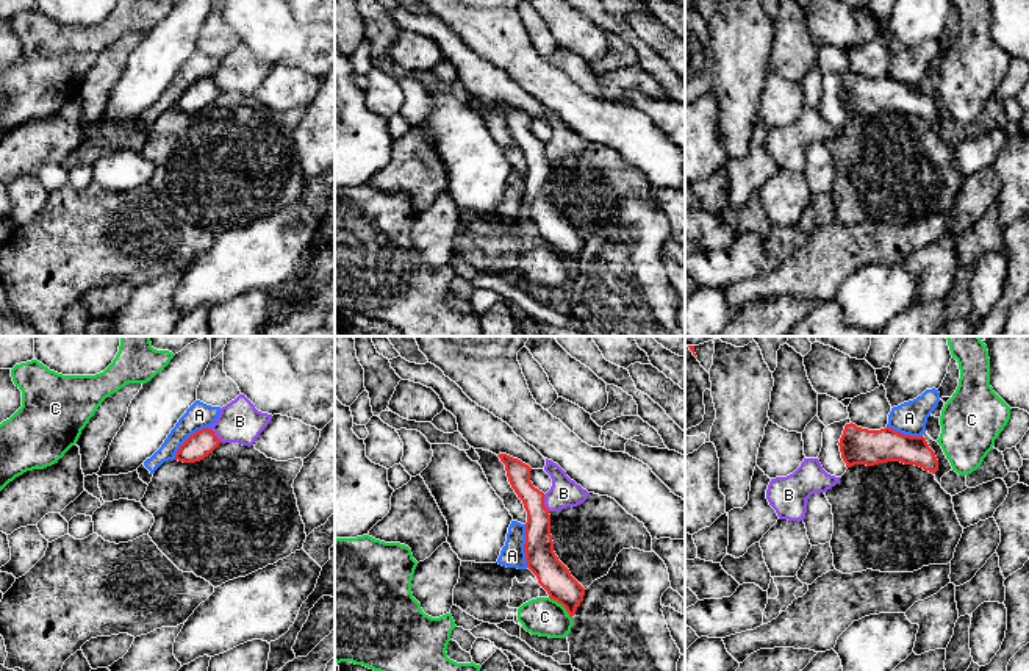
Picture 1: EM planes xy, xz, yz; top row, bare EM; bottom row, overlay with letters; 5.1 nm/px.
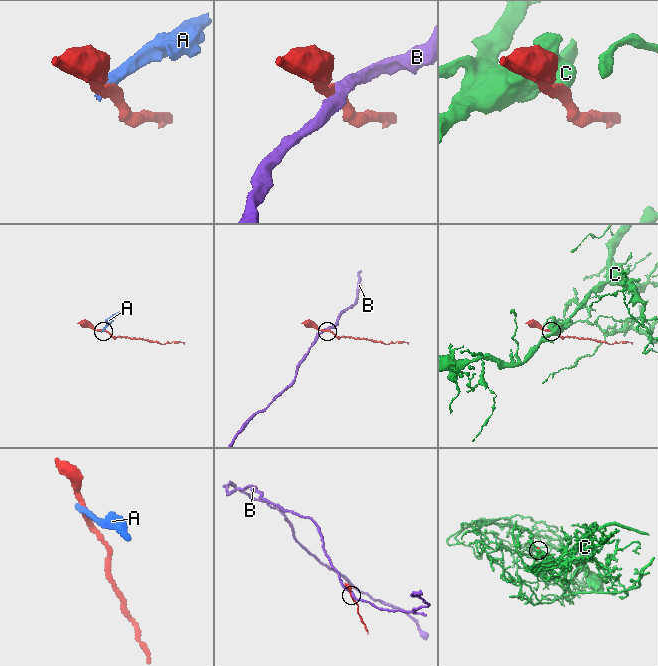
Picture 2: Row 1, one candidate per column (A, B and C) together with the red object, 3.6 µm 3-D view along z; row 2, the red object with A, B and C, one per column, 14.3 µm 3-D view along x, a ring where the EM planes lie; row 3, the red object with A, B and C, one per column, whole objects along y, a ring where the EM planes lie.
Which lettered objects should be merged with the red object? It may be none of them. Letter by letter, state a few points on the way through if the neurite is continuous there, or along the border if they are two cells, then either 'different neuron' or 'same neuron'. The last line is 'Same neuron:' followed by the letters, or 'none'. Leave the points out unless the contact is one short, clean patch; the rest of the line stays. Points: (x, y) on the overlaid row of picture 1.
A: border along xy (210, 427), (196, 430), (180, 446), (174, 459); different neuron
B: different neuron
C: border along xz (549, 596), (571, 618); different neuron
Same neuron: none

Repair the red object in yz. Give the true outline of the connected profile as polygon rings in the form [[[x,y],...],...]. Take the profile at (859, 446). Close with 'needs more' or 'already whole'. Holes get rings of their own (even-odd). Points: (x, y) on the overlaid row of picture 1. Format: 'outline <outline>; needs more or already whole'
outline [[[851,422],[844,425],[838,446],[846,468],[901,461],[920,466],[932,474],[938,471],[935,452],[929,447],[923,435],[910,436],[890,427],[868,430]]]; already whole

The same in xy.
outline [[[202,429],[192,433],[177,450],[175,460],[195,463],[208,457],[222,441],[211,429]]]; already whole

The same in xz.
outline [[[507,454],[497,455],[505,465],[507,477],[527,511],[525,562],[549,597],[561,604],[572,618],[583,601],[585,588],[554,552],[550,515],[544,505],[544,493],[530,482],[532,468]]]; already whole

